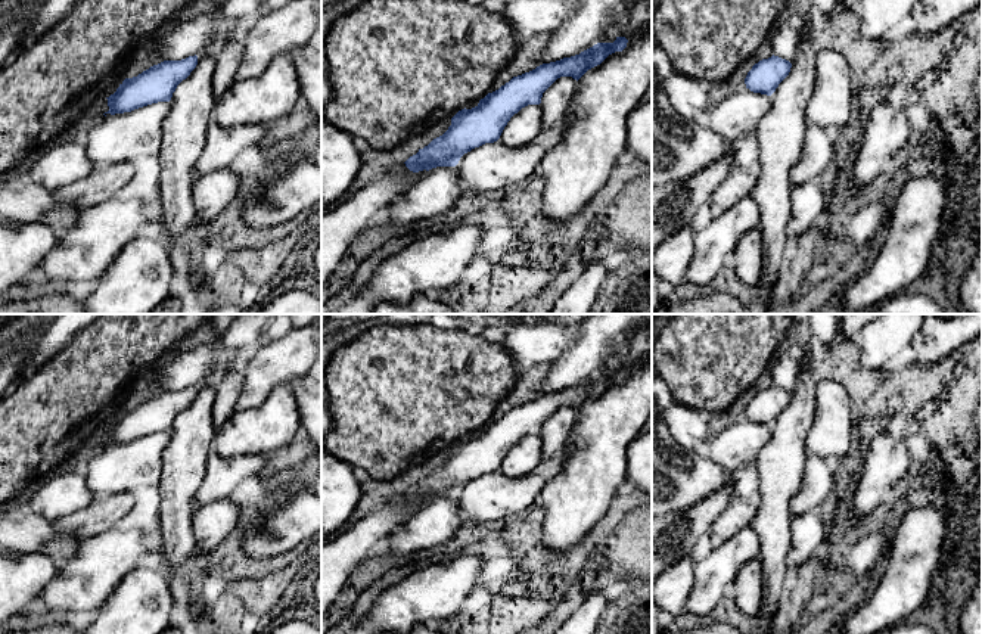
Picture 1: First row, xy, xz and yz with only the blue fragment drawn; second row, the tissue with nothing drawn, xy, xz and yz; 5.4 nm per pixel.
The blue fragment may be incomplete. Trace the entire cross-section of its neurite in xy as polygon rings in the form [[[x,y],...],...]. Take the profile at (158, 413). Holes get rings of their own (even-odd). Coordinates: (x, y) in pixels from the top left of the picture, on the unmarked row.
[[[198,386],[181,391],[164,391],[150,397],[137,407],[125,408],[108,429],[109,441],[105,444],[124,444],[134,439],[170,432],[177,416],[186,410],[198,395]]]

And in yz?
[[[779,386],[762,389],[752,397],[745,408],[746,419],[753,423],[771,426],[779,414],[789,405],[792,394]]]

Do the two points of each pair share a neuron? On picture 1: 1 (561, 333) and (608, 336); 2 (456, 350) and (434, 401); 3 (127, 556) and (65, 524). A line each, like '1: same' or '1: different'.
1: different
2: same
3: different

